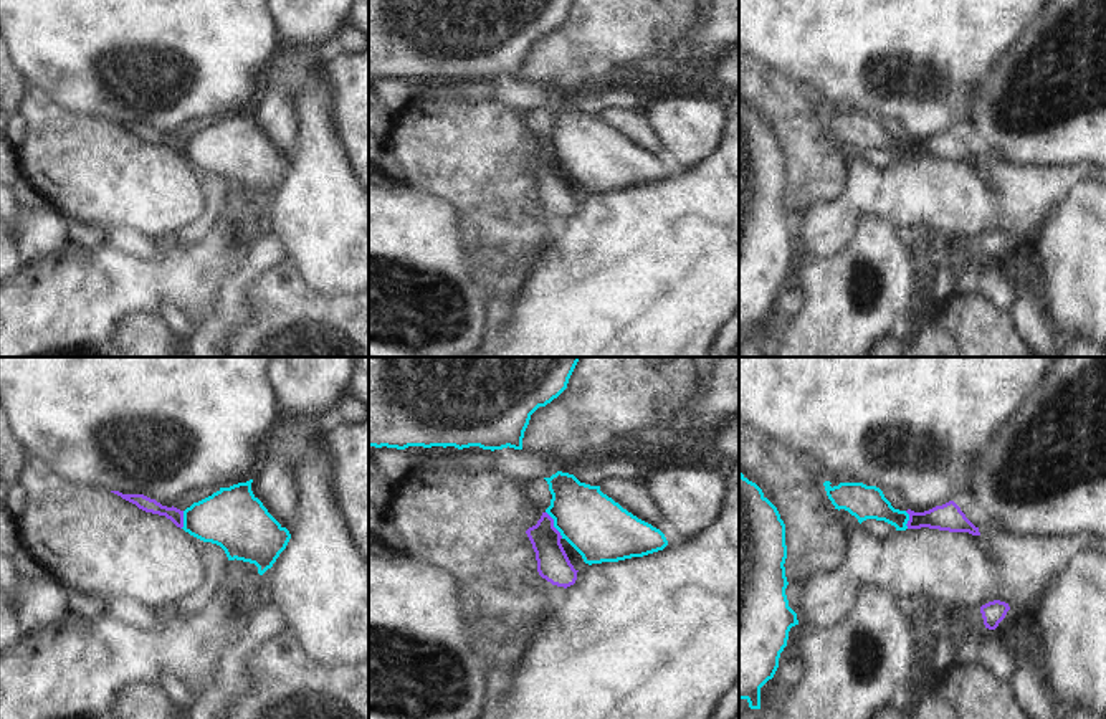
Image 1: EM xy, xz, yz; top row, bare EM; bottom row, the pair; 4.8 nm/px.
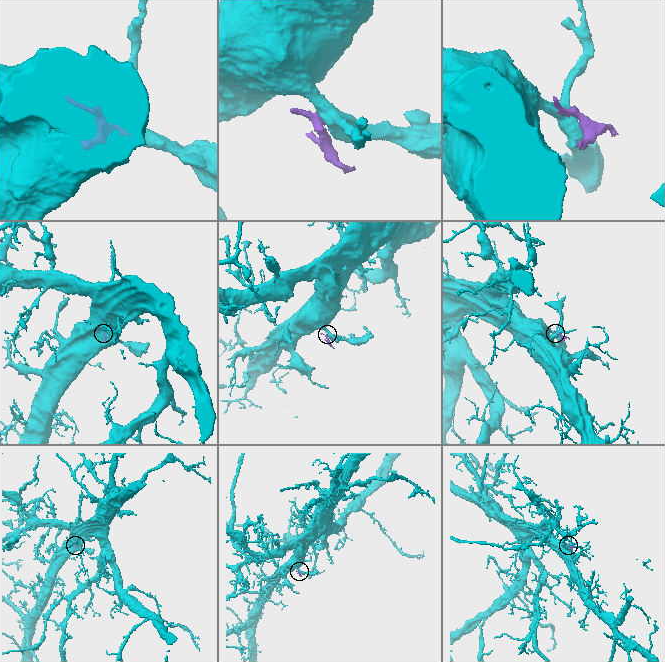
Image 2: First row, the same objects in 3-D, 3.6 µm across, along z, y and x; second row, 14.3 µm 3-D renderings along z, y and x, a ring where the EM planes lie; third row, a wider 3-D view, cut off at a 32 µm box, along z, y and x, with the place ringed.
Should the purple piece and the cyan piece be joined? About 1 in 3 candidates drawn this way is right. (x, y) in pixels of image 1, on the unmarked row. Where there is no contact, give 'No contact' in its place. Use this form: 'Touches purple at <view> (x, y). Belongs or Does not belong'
Touches purple at xz (552, 154). Does not belong.

